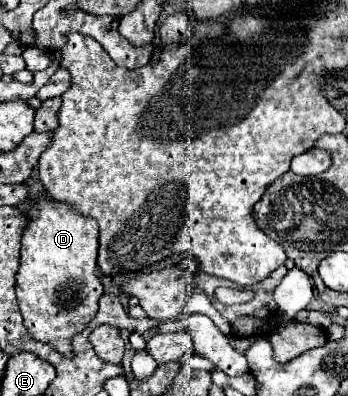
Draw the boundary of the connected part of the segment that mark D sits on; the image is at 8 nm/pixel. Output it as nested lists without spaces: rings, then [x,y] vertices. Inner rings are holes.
[[[52,198],[38,200],[28,218],[30,224],[22,234],[20,268],[16,274],[20,312],[32,338],[48,342],[66,358],[74,358],[72,340],[92,322],[98,312],[98,300],[104,294],[96,264],[98,226],[92,218],[84,218],[68,204]]]

